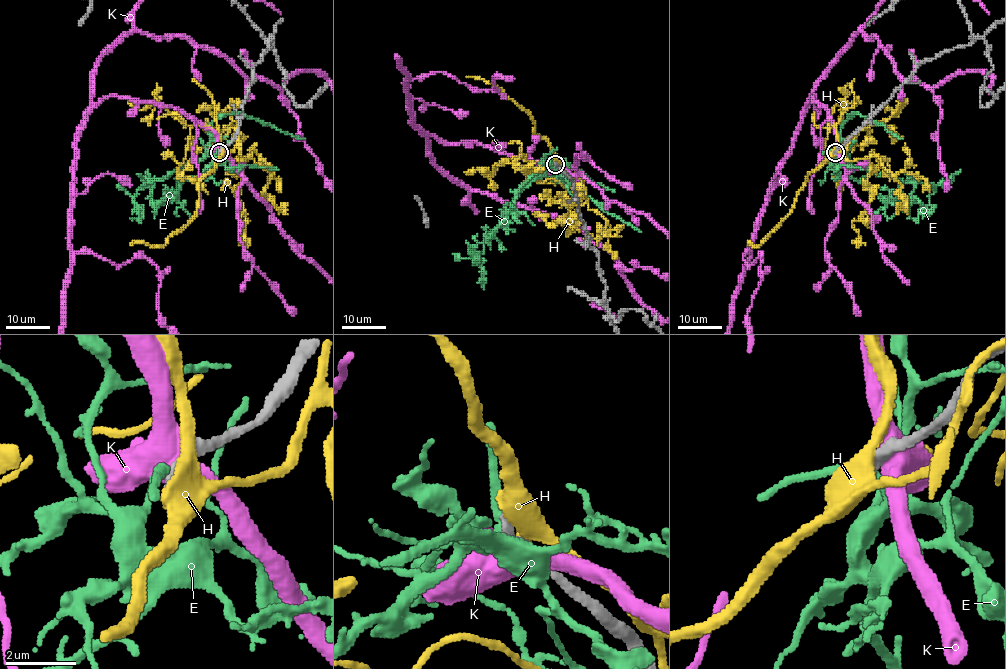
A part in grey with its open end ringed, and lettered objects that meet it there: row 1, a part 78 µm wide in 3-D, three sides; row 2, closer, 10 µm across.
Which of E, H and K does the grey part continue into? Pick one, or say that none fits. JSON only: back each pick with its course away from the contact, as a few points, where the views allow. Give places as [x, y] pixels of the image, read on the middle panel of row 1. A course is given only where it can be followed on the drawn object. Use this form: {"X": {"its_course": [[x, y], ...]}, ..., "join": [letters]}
{"join": []}

